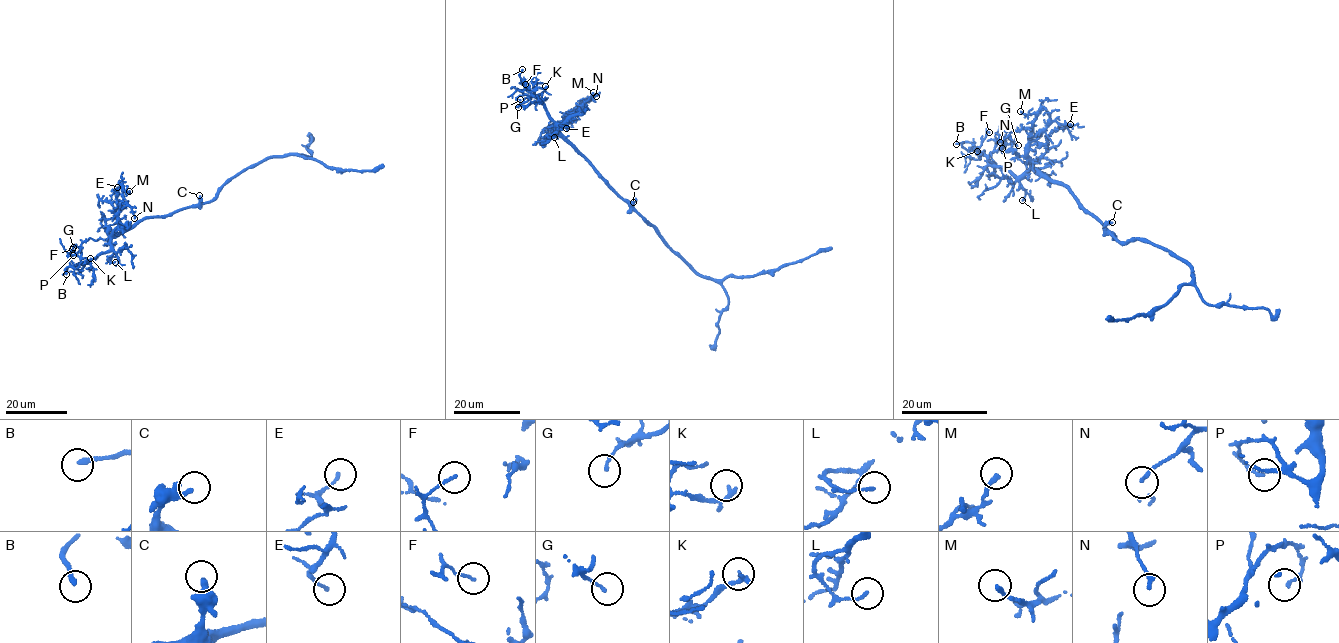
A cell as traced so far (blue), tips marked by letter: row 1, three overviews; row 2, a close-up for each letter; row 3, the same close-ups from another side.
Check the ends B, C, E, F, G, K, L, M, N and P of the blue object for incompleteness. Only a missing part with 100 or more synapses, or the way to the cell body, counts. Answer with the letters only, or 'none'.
B

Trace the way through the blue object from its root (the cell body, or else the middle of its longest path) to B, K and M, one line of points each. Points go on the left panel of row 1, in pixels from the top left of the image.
B: (218, 194), (210, 201), (142, 220), (114, 235), (108, 251), (66, 267), (66, 274)
K: (218, 194), (210, 201), (142, 220), (114, 235), (108, 251), (80, 264), (90, 258)
M: (218, 194), (210, 201), (142, 220), (113, 236), (112, 230), (118, 225), (123, 191), (129, 191)

